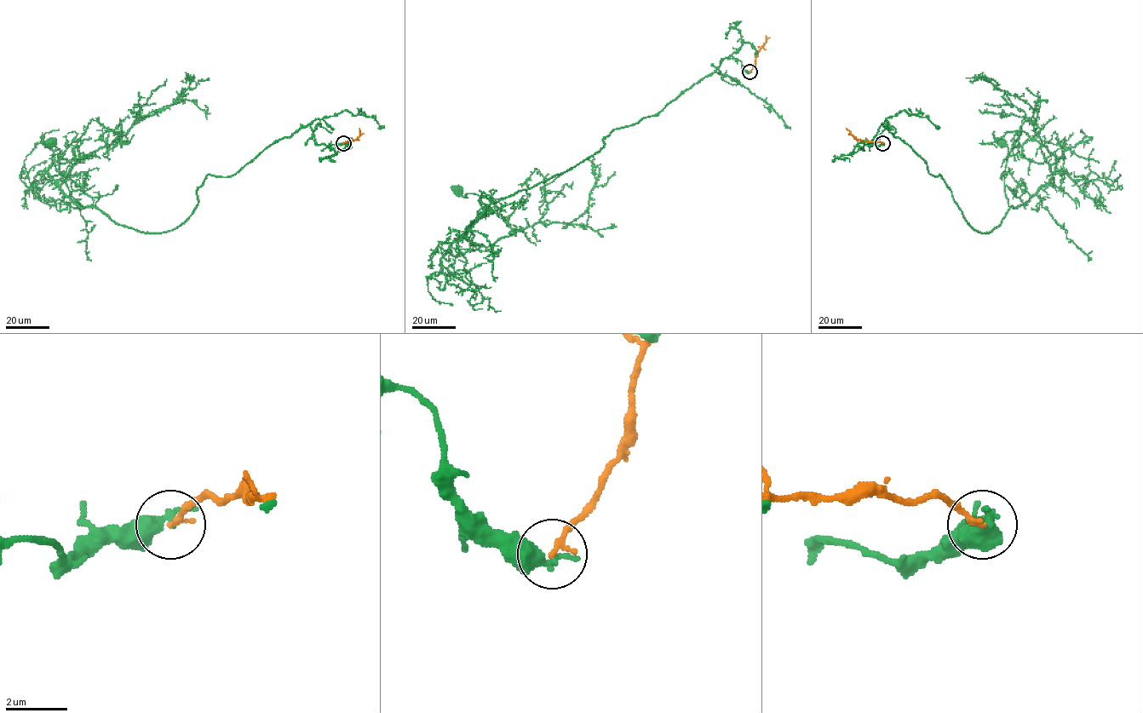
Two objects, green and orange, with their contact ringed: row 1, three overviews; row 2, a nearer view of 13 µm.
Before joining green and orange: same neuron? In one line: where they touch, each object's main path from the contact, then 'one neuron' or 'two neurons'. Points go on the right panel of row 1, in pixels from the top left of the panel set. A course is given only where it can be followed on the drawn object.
(882, 143) | green via (883, 143), (866, 145), (883, 125), (940, 175), (967, 221), (989, 232), (1013, 207), (1002, 142) | orange via (883, 143), (858, 140), (846, 128) | two neurons

